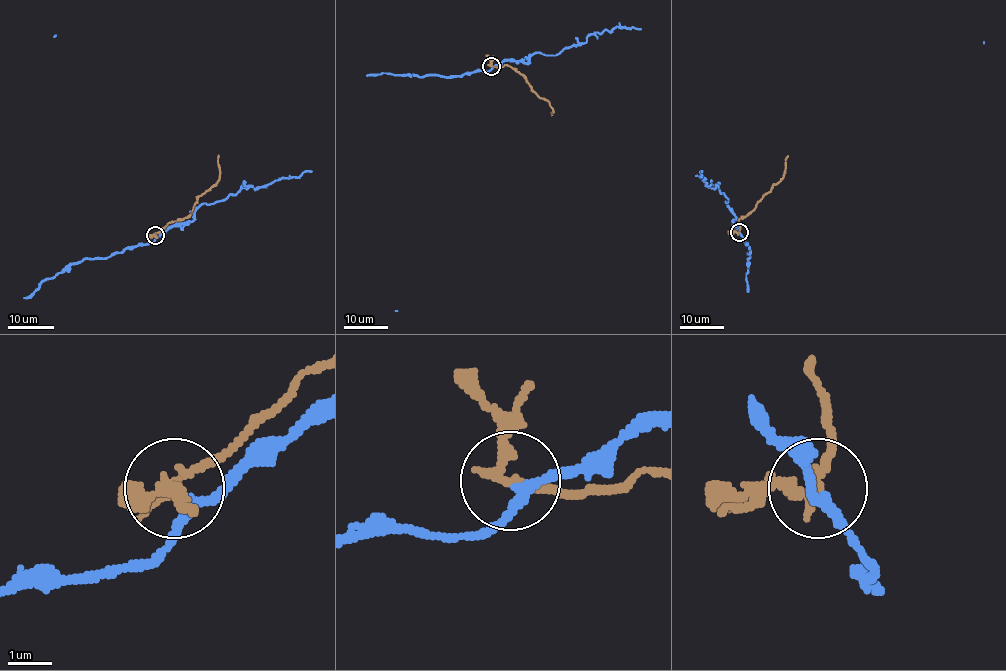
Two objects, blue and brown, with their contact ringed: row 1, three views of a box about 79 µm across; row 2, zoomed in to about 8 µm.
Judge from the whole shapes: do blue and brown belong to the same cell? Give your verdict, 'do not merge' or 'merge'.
do not merge

